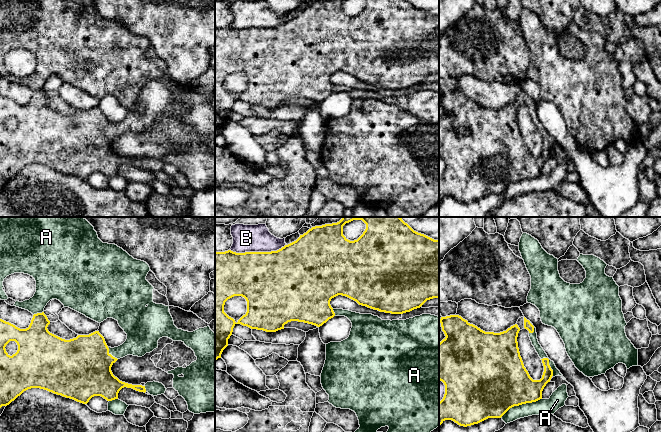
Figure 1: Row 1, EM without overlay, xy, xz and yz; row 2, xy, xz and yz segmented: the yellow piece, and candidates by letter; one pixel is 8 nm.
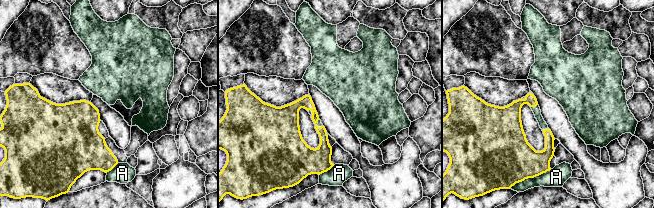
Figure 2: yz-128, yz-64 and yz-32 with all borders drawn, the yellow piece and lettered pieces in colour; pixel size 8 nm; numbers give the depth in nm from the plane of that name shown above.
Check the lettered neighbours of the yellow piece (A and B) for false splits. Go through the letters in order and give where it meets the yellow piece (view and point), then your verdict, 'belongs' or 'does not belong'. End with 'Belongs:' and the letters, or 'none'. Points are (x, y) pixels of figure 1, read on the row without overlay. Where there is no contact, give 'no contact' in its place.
A: yz (520, 180) | does not belong
B: xz (258, 28) | does not belong
Belongs: none

